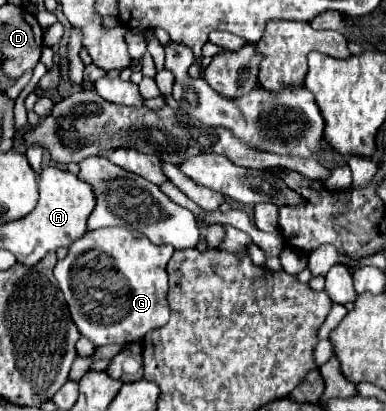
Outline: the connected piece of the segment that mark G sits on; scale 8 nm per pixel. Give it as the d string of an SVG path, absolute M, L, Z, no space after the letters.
M113 226L85 232L65 260L55 266L55 278L79 332L95 346L135 342L169 320L167 262L173 248L157 246L141 232Z

